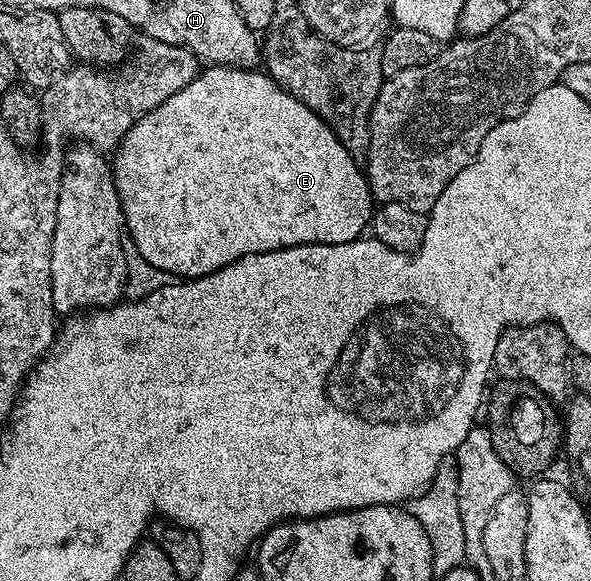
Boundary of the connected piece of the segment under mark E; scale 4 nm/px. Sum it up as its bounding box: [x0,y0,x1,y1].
[113,65,373,279]

